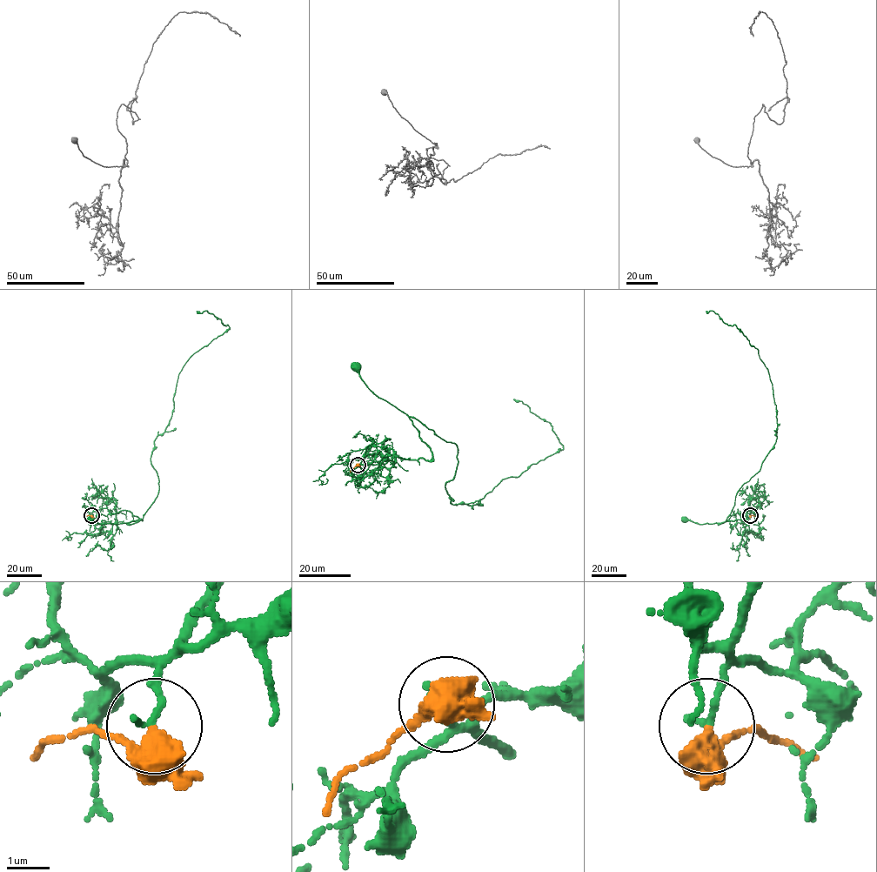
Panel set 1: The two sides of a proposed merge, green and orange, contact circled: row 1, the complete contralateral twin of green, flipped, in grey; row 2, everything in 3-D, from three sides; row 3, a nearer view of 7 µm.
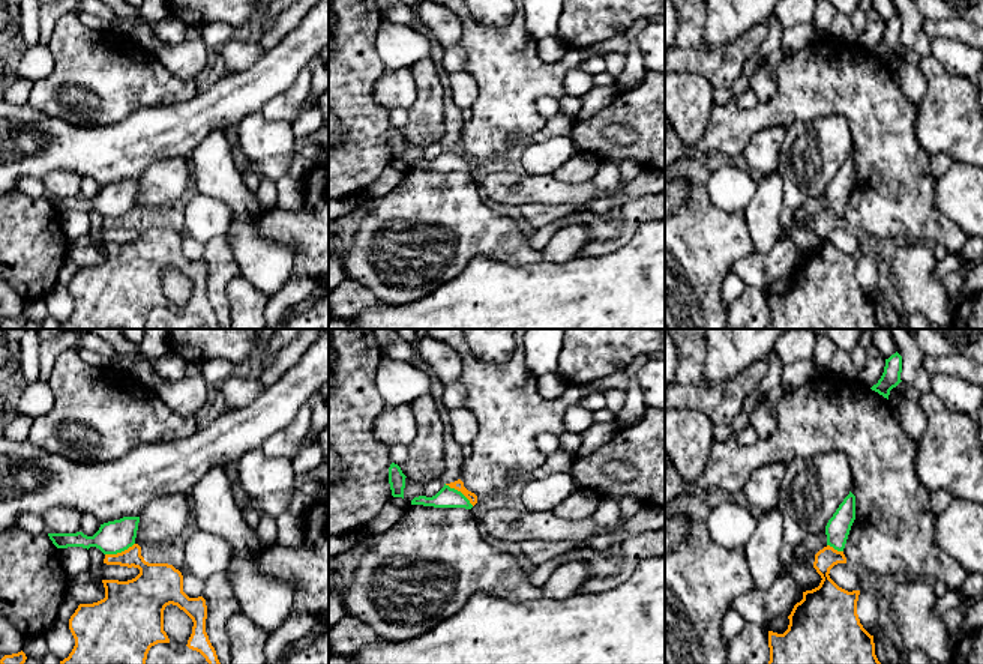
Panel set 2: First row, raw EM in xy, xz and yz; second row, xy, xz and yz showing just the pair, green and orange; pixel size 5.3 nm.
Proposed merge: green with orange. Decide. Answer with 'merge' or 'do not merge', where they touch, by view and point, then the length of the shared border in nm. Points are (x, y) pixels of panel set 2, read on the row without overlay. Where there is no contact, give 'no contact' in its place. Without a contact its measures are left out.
do not merge; contact xy (119, 215); length 170 nm

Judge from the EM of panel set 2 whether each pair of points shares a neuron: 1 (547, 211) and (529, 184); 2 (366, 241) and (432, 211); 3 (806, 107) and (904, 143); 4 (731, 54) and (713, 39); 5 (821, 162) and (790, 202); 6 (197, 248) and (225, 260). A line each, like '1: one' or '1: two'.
1: two
2: one
3: one
4: two
5: one
6: two

